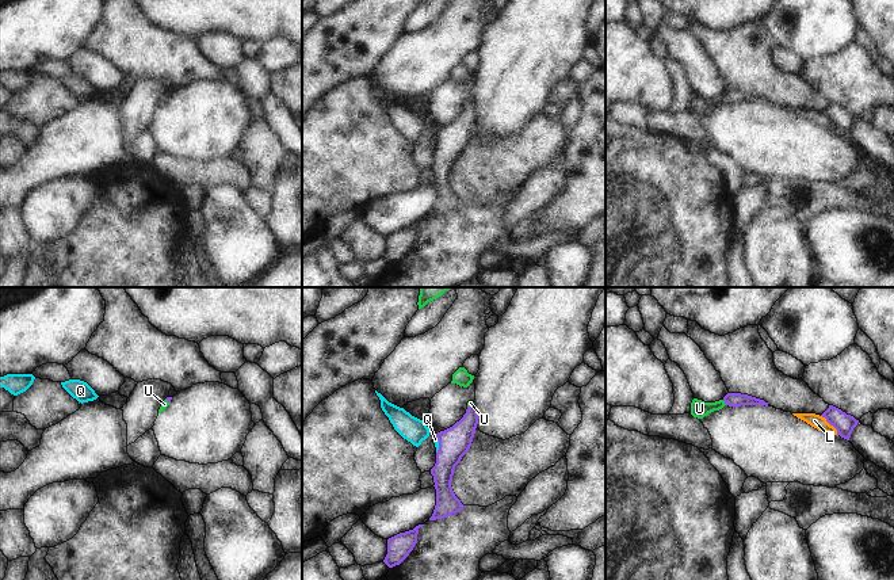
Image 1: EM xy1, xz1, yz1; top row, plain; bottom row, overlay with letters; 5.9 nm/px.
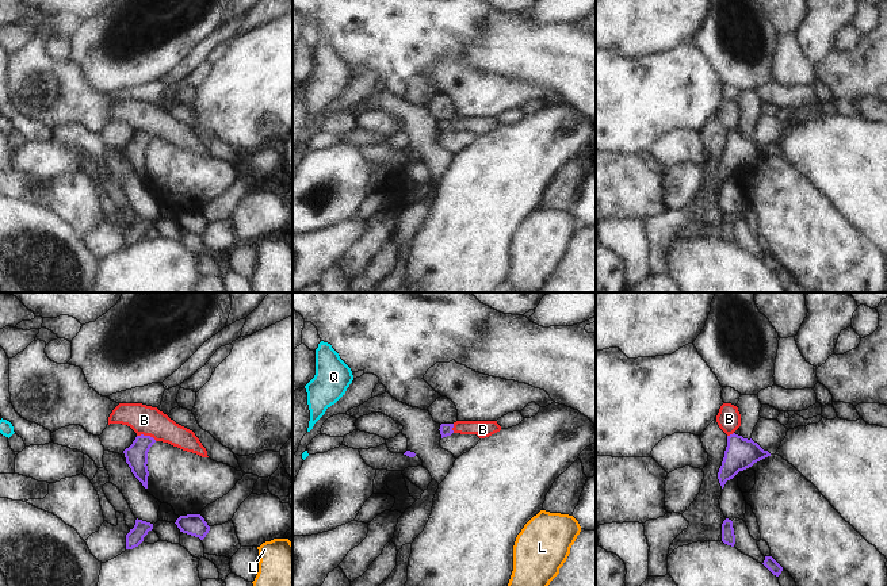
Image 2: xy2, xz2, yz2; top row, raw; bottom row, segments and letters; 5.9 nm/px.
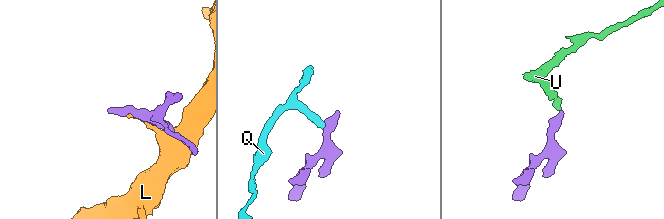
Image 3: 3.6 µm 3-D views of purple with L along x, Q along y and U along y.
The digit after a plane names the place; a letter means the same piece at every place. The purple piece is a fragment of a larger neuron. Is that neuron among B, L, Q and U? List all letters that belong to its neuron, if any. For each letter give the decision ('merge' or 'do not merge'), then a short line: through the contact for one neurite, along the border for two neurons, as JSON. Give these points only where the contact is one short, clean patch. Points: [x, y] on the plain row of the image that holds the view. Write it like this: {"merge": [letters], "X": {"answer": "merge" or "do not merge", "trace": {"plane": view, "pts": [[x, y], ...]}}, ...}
{"merge": ["U"], "B": {"answer": "do not merge", "trace": {"plane": "xy2", "pts": [[137, 131], [149, 131], [156, 137]]}}, "L": {"answer": "do not merge"}, "Q": {"answer": "do not merge", "trace": {"plane": "xz1", "pts": [[435, 133], [438, 137], [436, 149]]}}, "U": {"answer": "merge", "trace": {"plane": "yz1", "pts": [[733, 96], [725, 99], [699, 105]]}}}

